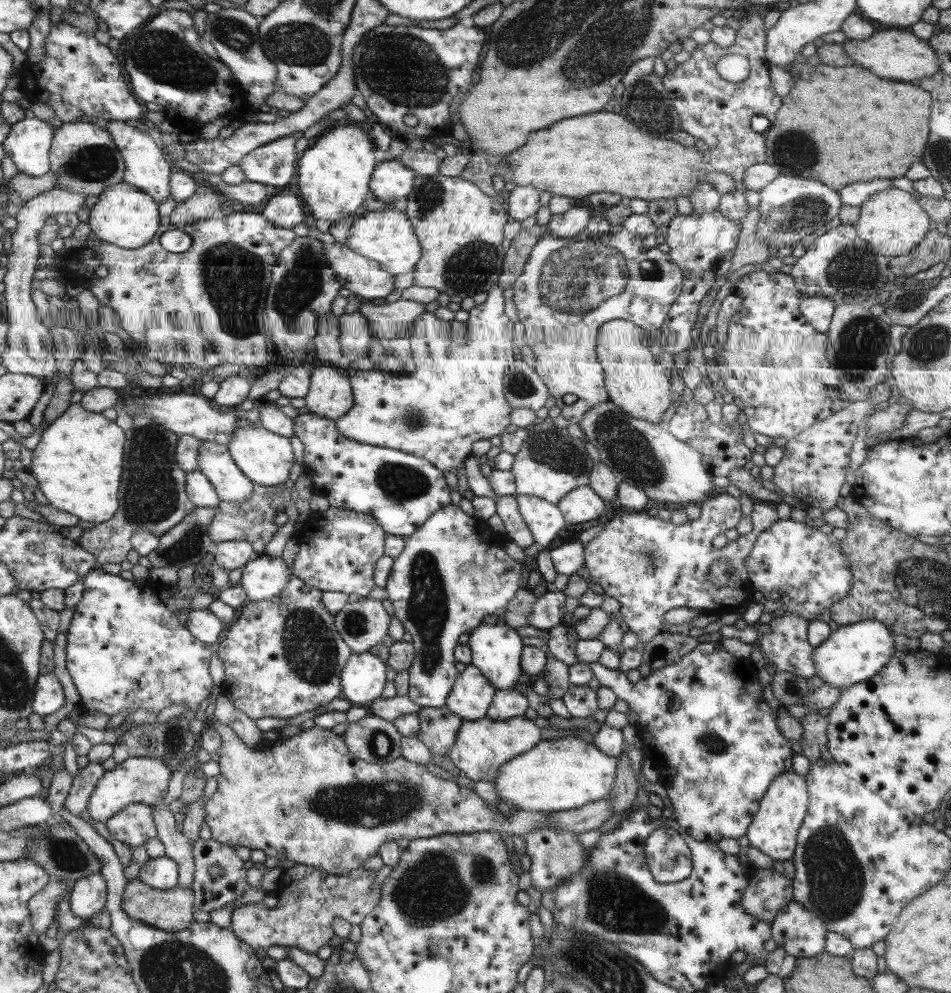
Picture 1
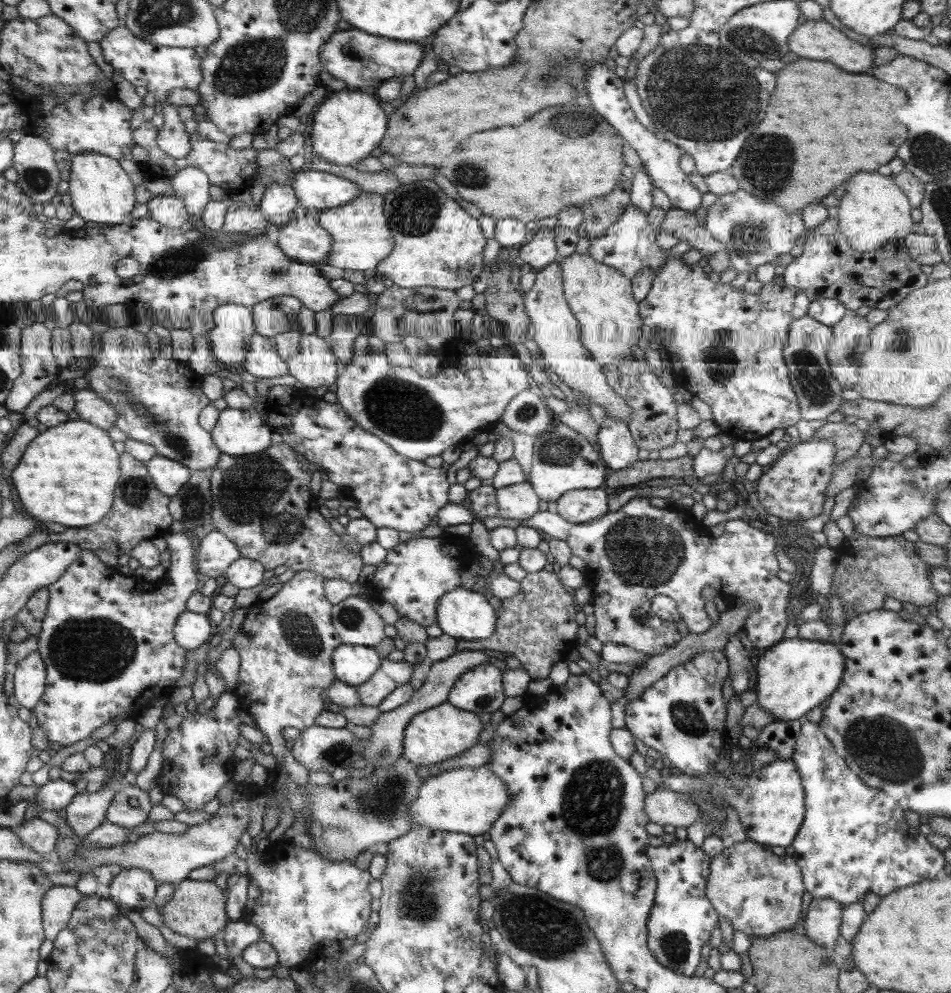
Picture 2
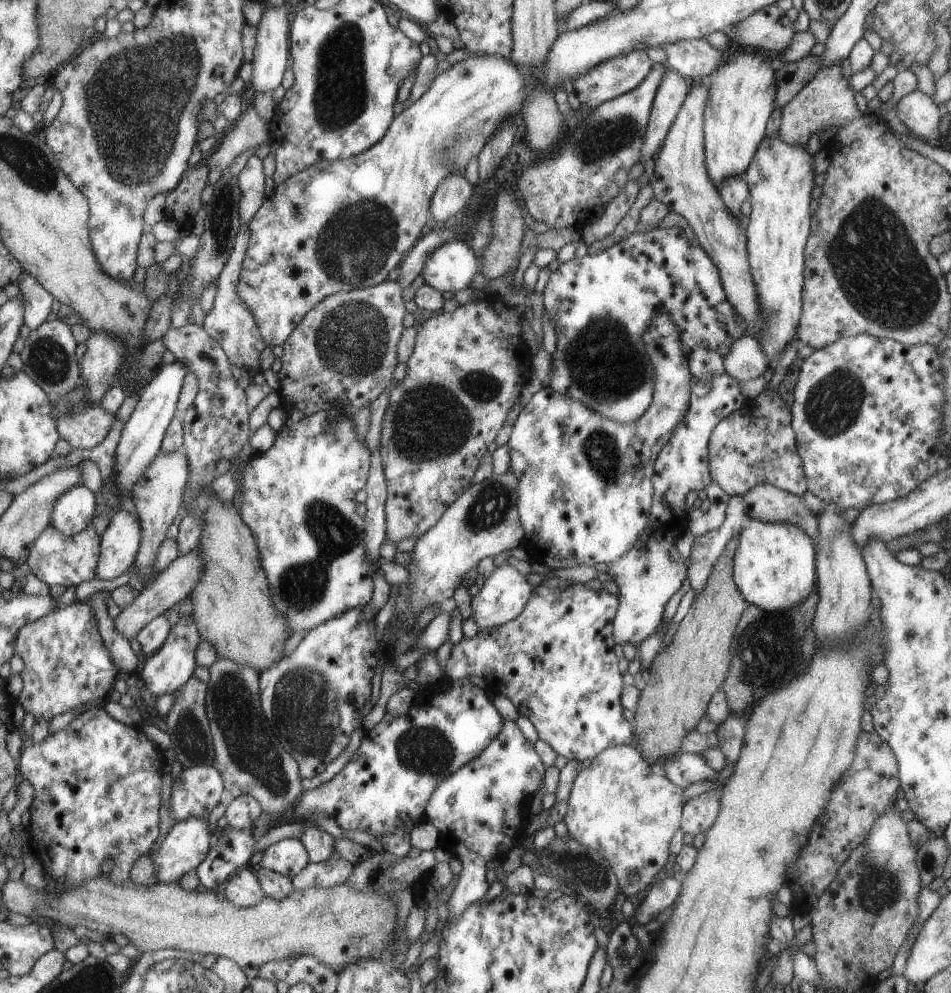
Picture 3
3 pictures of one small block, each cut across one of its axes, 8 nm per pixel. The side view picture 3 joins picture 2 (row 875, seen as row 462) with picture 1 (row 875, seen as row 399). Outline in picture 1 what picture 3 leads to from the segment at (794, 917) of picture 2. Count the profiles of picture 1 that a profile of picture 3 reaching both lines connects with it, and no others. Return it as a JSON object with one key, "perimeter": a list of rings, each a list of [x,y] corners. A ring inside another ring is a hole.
{"perimeter":[[[773,868],[749,870],[747,876],[747,888],[741,898],[741,908],[745,913],[757,917],[759,920],[771,926],[777,911],[792,901],[792,882],[777,873]]]}

